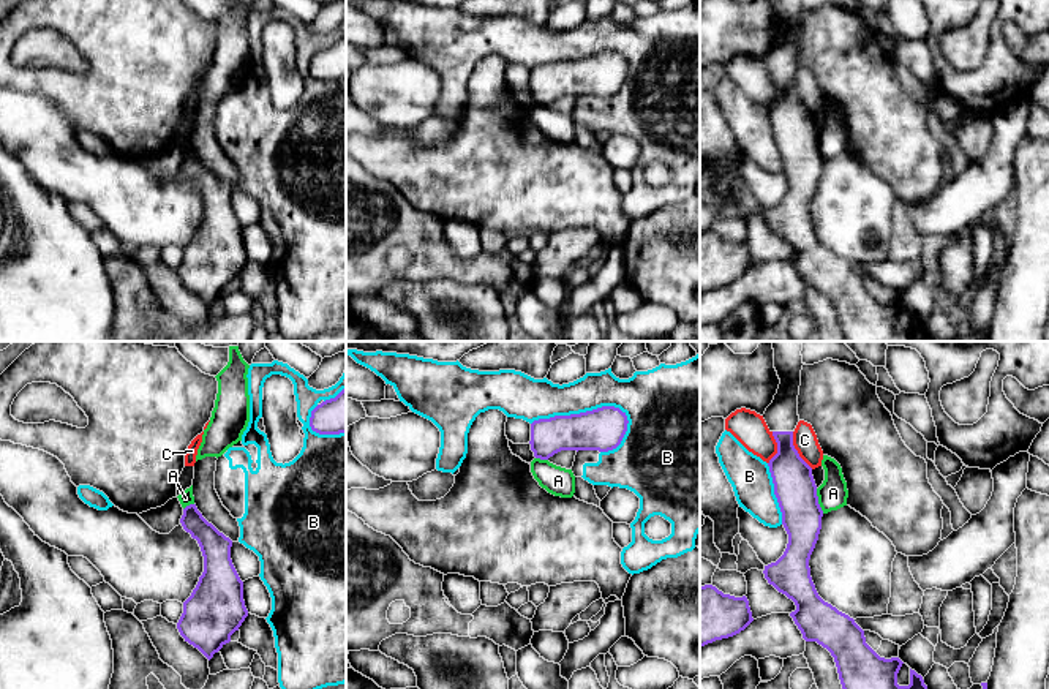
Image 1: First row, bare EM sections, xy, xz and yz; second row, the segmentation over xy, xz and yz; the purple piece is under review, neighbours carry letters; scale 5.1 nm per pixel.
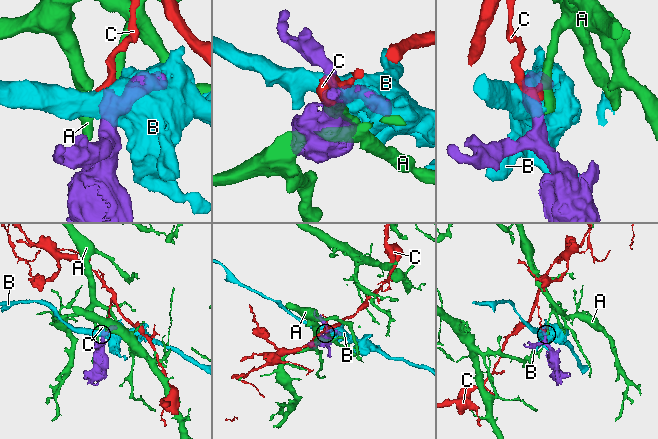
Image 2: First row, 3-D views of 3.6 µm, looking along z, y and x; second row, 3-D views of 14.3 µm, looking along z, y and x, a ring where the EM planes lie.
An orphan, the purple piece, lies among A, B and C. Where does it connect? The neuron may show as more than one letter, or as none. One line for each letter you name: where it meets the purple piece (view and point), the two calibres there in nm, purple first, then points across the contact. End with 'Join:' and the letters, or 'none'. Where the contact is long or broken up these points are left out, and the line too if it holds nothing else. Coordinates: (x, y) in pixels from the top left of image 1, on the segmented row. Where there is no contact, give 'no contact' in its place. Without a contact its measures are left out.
Join: none

